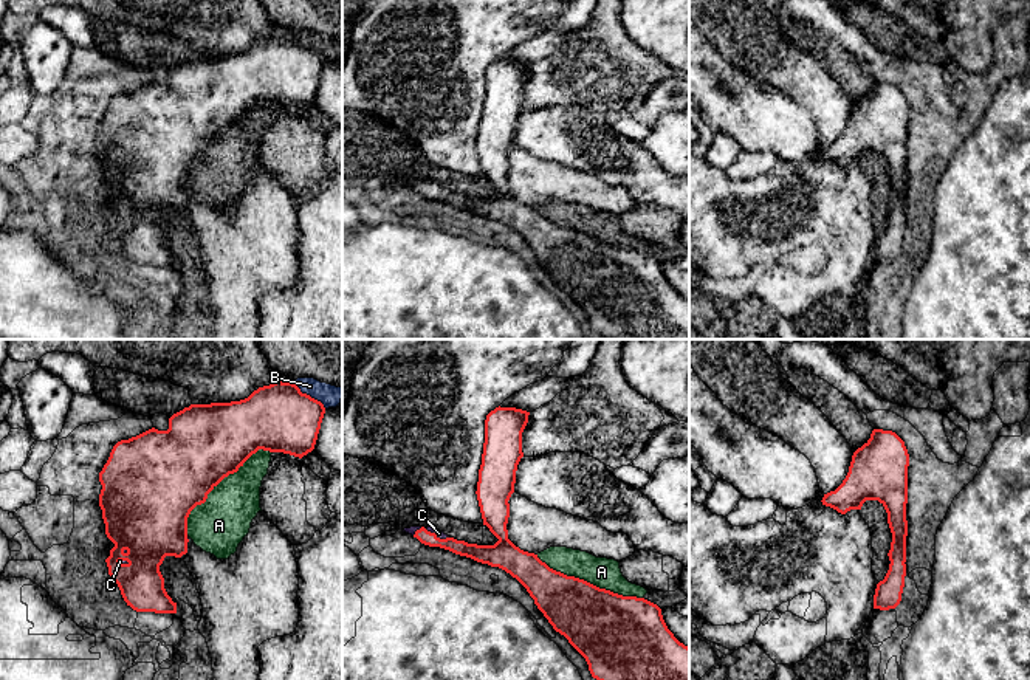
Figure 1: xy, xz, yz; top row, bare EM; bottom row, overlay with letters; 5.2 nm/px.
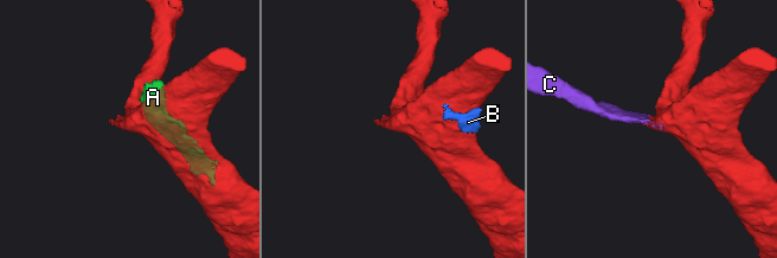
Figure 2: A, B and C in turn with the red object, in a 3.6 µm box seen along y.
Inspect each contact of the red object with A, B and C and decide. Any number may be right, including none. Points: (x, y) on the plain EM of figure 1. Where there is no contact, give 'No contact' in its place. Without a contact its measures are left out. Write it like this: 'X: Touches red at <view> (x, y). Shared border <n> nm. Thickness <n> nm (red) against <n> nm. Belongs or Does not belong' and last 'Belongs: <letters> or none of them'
A: Touches red at xy (217, 137). Shared border 600 nm. Thickness 440 nm (red) against 280 nm. Does not belong
B: Touches red at xy (305, 47). Shared border 240 nm. Thickness 360 nm (red) against 110 nm. Does not belong
C: Touches red at xz (436, 188). Shared border 140 nm. Thickness 90 nm (red) against 40 nm. Belongs
Belongs: C

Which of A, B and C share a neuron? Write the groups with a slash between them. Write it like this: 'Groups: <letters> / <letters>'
Groups: A / B / C

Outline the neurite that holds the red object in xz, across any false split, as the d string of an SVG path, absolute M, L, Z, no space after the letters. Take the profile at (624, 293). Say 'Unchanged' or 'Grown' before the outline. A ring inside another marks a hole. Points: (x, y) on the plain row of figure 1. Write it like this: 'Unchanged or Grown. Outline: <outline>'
Grown. Outline: M496 60L485 73L485 96L479 122L477 153L483 178L499 192L494 198L477 198L449 191L432 180L410 180L403 184L429 200L440 200L477 215L499 220L516 231L534 252L556 285L585 311L593 331L609 339L689 339L689 301L668 282L661 262L637 249L623 249L584 232L550 222L537 208L516 200L508 192L510 150L522 105L522 85L530 65Z

